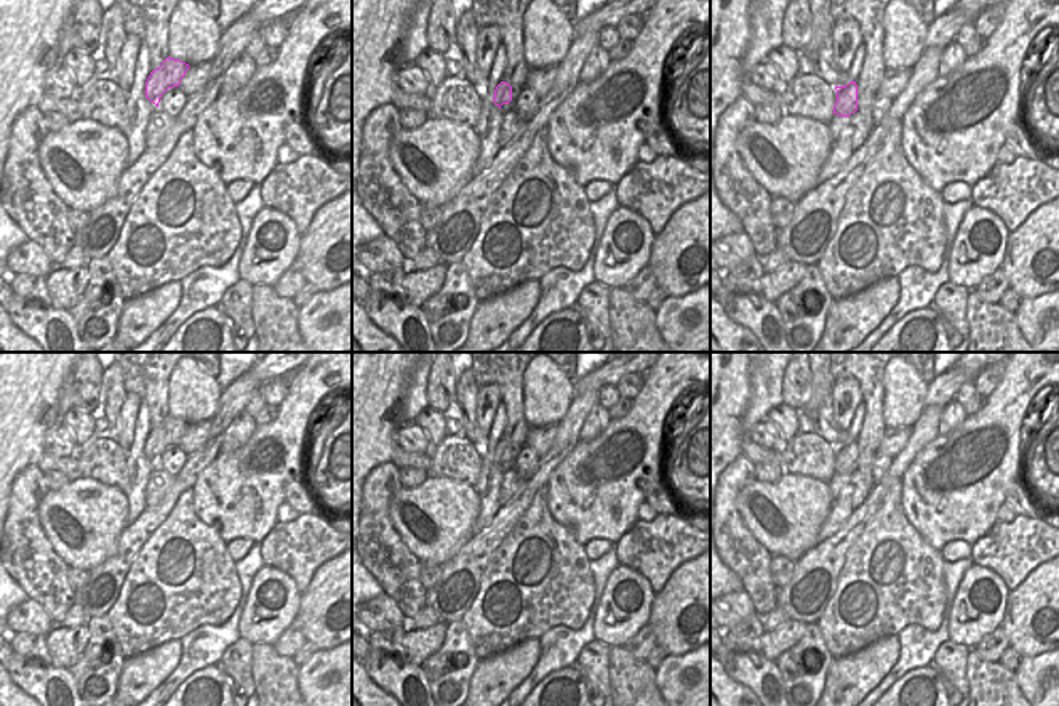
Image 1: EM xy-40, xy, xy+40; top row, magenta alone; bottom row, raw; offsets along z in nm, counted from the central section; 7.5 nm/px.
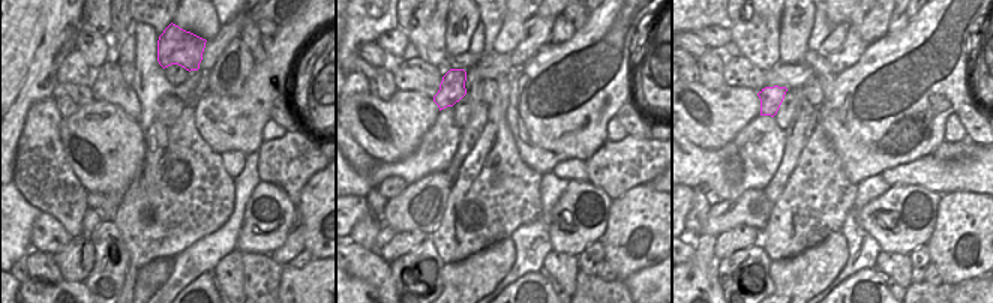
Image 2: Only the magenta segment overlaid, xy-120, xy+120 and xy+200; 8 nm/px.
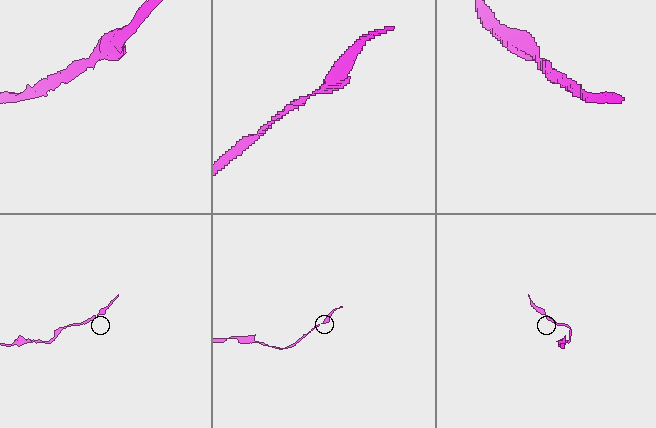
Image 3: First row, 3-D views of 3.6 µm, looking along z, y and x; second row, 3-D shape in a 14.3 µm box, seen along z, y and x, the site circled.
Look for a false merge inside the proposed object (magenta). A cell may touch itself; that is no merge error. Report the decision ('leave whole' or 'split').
leave whole

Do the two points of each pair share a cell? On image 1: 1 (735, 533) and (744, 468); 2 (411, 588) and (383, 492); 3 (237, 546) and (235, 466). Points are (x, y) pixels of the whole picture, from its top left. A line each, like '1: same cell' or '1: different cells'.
1: same cell
2: same cell
3: different cells

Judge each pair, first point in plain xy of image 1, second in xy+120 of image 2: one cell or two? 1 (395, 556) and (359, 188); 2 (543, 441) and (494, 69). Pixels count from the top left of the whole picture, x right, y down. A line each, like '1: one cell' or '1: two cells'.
1: two cells
2: one cell

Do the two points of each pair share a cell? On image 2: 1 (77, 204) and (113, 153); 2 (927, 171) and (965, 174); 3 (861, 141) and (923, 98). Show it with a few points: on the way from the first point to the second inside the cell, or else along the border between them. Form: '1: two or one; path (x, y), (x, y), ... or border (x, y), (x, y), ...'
1: two; border (68, 161), (72, 173), (87, 192)
2: one; path (936, 174), (956, 174)
3: one; path (876, 126), (884, 119), (903, 113), (908, 108)

